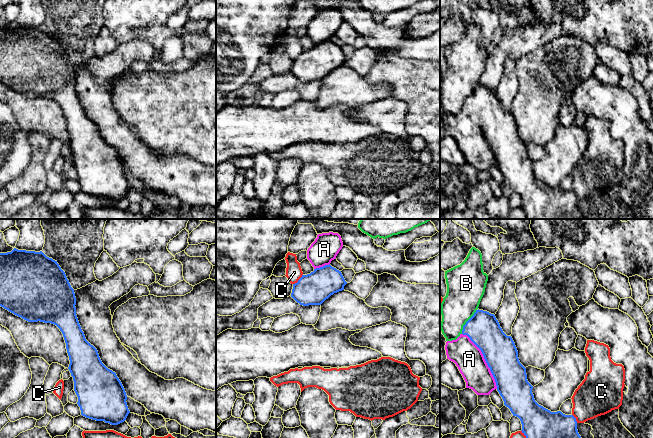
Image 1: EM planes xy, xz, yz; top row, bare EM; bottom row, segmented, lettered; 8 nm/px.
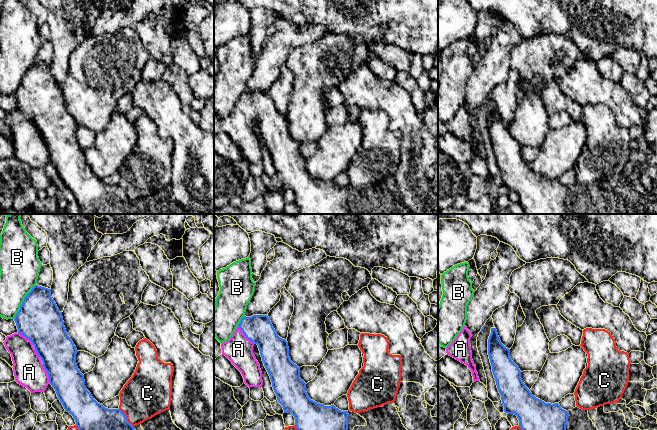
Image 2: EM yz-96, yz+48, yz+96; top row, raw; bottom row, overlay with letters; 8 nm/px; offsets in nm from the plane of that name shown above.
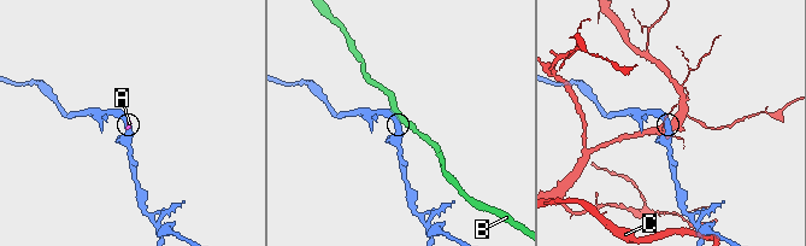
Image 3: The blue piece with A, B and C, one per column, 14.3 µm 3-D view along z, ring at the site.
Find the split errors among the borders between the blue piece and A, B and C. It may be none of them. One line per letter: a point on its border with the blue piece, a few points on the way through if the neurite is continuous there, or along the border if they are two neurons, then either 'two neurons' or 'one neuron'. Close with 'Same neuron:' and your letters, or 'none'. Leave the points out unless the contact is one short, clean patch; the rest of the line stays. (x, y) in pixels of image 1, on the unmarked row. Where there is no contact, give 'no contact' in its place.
A: yz (485, 136) | one neuron
B: yz (467, 97) | two neurons
C: xz (298, 56) | two neurons
Same neuron: A

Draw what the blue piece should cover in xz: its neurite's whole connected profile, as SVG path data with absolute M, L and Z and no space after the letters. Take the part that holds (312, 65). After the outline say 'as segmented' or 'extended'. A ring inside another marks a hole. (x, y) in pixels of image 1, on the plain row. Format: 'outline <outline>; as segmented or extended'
outline M338 9L318 10L307 26L307 35L314 47L302 51L293 60L291 73L300 81L321 81L334 69L344 66L347 60L341 47L330 41L343 23Z; extended

